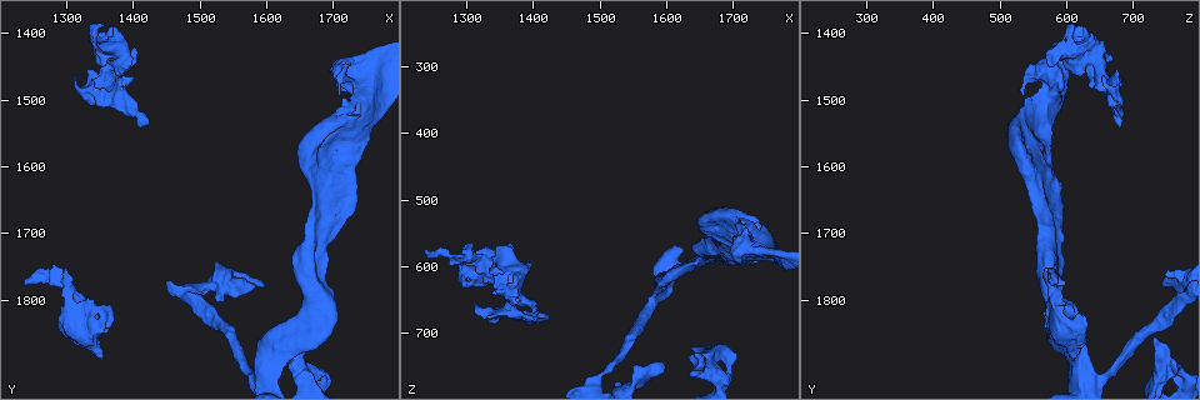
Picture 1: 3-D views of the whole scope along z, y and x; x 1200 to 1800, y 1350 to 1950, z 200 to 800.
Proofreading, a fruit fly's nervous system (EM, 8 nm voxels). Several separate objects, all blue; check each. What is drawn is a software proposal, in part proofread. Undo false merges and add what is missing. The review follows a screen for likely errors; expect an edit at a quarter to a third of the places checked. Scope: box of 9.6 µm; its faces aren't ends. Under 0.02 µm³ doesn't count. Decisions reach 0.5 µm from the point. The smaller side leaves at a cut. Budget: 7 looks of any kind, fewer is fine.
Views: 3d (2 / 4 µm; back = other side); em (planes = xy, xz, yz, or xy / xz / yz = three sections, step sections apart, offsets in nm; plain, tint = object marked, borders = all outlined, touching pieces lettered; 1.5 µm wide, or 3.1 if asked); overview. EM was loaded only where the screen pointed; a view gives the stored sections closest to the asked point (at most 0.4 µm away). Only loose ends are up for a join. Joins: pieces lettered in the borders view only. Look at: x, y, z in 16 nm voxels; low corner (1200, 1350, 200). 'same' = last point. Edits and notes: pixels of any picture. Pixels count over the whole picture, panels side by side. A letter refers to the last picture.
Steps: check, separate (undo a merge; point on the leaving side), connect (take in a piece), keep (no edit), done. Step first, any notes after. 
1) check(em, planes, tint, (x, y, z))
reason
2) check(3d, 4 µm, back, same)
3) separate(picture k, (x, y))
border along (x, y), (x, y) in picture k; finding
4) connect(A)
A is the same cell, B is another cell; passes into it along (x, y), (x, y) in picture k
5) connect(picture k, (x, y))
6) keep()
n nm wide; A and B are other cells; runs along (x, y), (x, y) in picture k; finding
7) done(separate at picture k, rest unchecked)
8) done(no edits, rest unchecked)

check(em, planes, borders, (1345, 1485, 635))
branch stops here

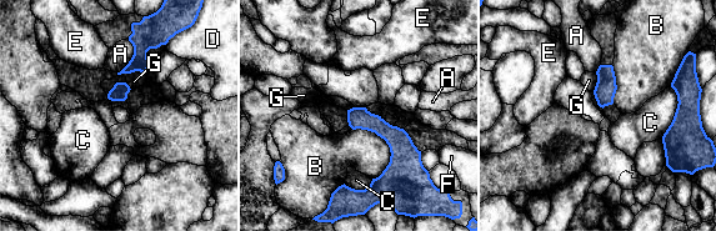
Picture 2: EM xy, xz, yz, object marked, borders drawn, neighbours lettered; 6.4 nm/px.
keep()
B touches over 360 nm; A, B, C, D, E, F and G are other cells; border along (353, 129), (389, 147), (375, 179) in picture 2; no lettered piece goes on from it

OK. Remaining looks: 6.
check(em, planes, borders, (1370, 1815, 575))
branch stops here

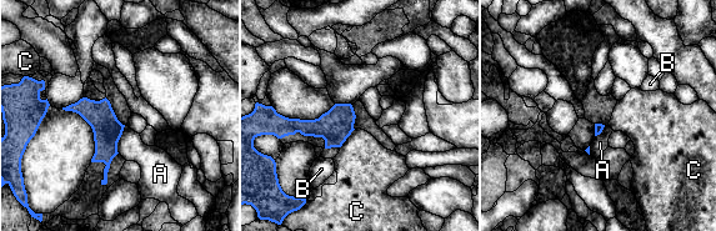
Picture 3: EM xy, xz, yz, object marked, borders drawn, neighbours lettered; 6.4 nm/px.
keep()
A, B and C are other cells; border along (354, 129), (340, 147) in picture 3; none of them fits

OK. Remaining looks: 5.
check(3d, 2 µm, (1600, 1775, 750))
an open end

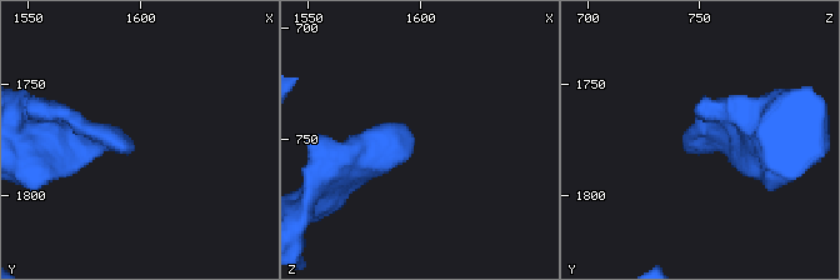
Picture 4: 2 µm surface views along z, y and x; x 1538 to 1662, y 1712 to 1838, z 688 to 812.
check(em, planes, tint, (1597, 1777, 750))
need the tissue

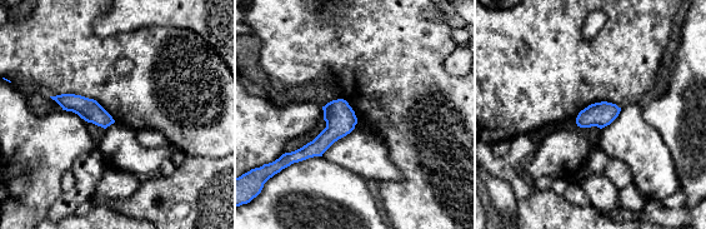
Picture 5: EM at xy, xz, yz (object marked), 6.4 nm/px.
check(em, planes, borders, same)

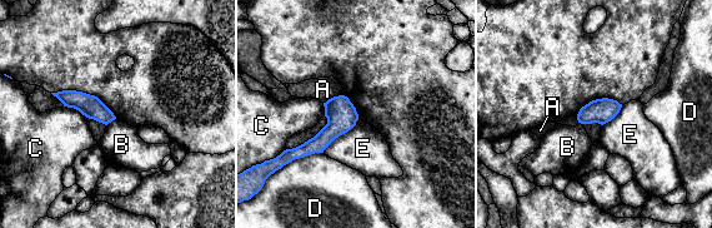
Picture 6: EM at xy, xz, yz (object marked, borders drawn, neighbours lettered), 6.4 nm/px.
keep()
140 nm wide; A, B, C, D and E are other cells; border along (359, 118), (322, 152) in picture 6; no lettered piece goes on from it

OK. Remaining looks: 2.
done(no edits, rest unchecked)

